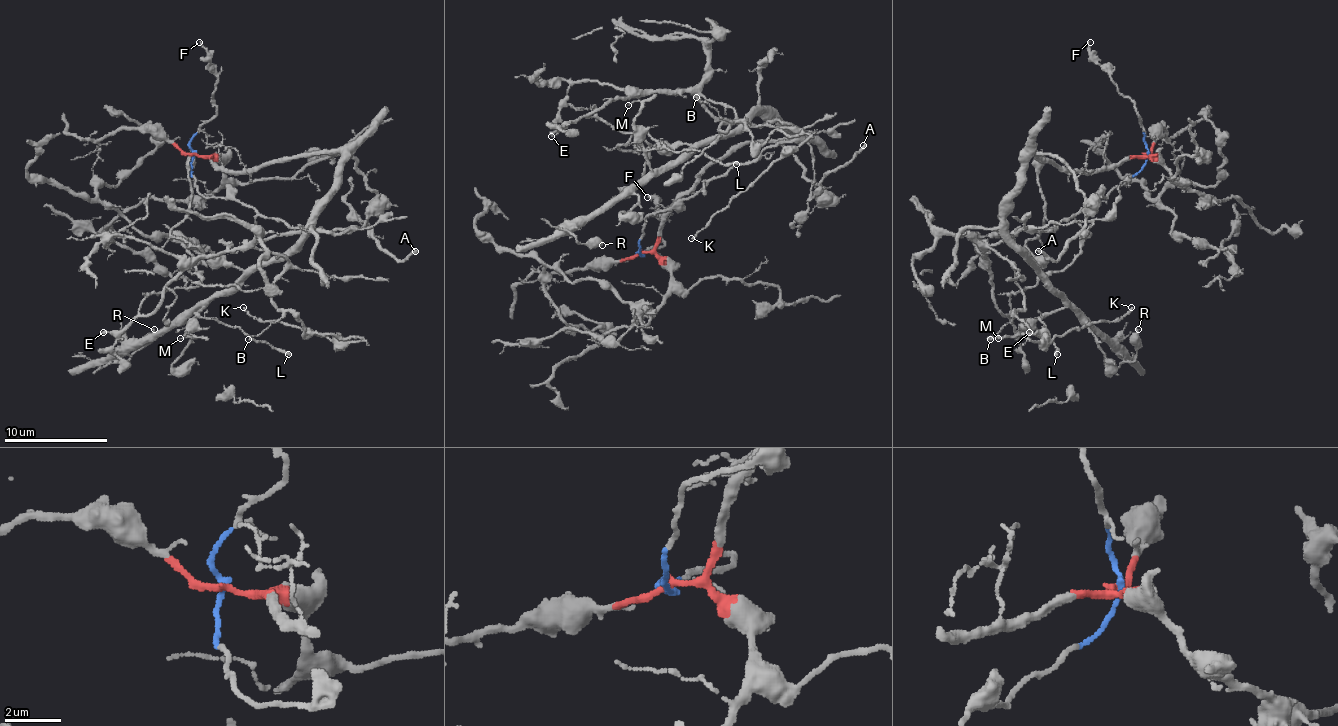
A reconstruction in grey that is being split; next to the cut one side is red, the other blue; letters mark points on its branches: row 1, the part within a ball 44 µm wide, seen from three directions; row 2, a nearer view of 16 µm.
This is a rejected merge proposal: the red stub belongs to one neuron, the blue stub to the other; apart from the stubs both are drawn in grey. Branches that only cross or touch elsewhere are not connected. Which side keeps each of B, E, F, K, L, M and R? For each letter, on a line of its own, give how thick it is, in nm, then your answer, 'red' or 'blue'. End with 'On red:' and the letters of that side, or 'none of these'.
B: calibre 130 nm; blue
E: calibre 200 nm; blue
F: calibre 130 nm; blue
K: calibre 170 nm; blue
L: calibre 240 nm; red
M: calibre 90 nm; red
R: calibre 400 nm; red
On red: L, M, R

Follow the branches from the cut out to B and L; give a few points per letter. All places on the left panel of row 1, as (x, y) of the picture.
B: (193, 155), (204, 196), (349, 230), (255, 246), (286, 269), (271, 287), (281, 316), (248, 339)
L: (193, 155), (255, 170), (297, 155), (341, 155), (338, 183), (307, 233), (198, 313), (289, 354)

